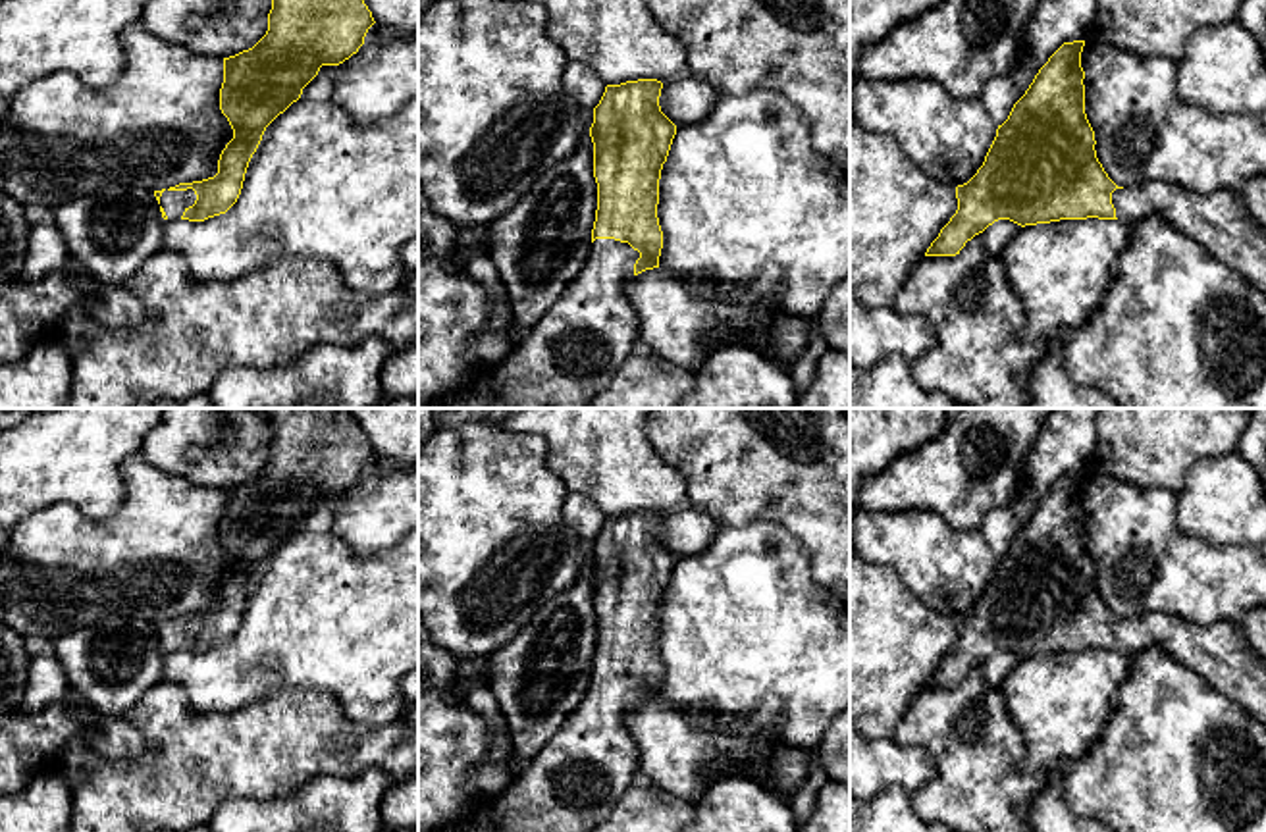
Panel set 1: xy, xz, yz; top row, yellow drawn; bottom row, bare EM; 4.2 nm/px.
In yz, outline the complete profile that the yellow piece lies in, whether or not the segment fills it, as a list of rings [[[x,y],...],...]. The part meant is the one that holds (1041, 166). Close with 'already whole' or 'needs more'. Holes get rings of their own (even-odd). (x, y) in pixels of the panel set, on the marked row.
[[[1085,40],[1064,42],[1039,69],[1008,119],[998,125],[983,166],[967,183],[956,187],[958,210],[925,256],[956,256],[967,241],[998,220],[1021,227],[1087,218],[1135,223],[1160,214],[1266,295],[1266,231],[1249,218],[1241,189],[1200,195],[1164,181],[1123,189],[1108,177],[1096,158],[1095,131],[1085,114],[1083,46]]]; needs more

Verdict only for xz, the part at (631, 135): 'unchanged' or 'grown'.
grown

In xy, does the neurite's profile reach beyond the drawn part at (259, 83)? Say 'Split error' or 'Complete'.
Split error

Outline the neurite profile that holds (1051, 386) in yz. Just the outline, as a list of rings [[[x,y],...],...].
[[[1060,337],[1044,341],[1044,354],[1029,379],[1025,408],[1127,408],[1106,393],[1071,379]]]

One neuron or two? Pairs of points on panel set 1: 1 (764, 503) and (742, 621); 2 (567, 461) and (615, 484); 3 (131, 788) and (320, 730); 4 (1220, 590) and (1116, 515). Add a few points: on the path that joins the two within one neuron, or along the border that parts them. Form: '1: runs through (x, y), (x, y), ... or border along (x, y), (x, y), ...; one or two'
1: border along (721, 524), (773, 520), (800, 544); two
2: runs through (579, 461), (592, 461), (604, 472); one
3: runs through (178, 782), (199, 761), (261, 752), (274, 744); one
4: runs through (1195, 580), (1184, 576), (1141, 536); one

